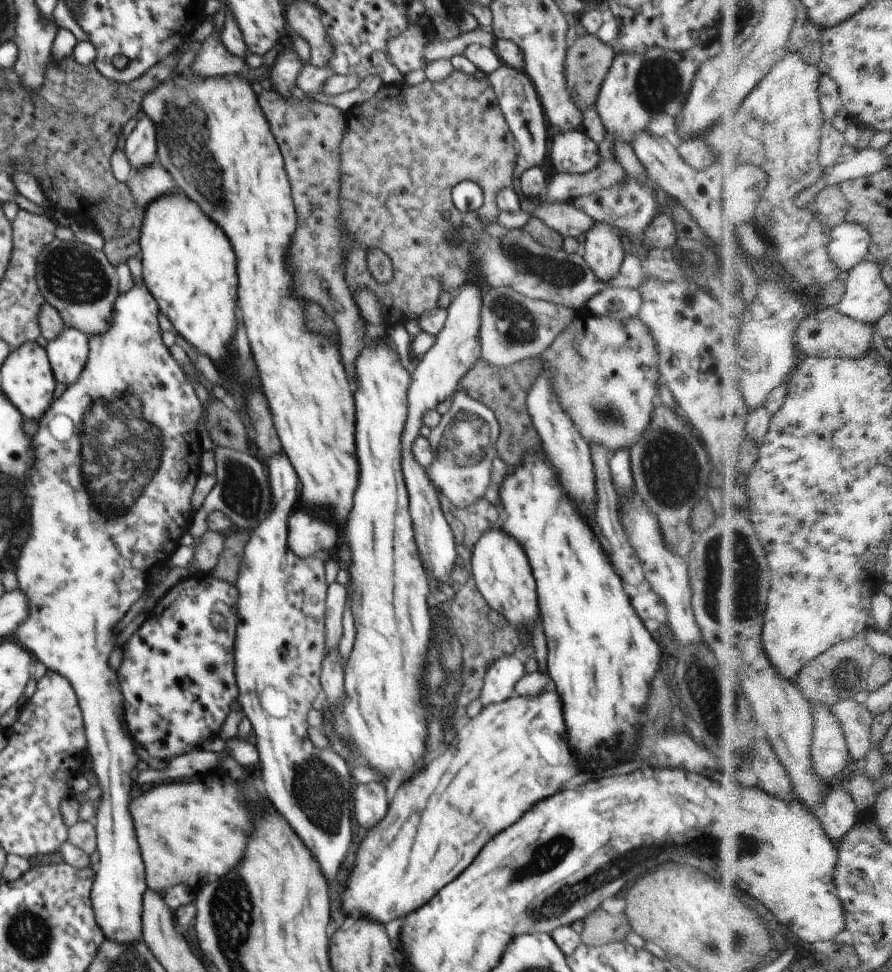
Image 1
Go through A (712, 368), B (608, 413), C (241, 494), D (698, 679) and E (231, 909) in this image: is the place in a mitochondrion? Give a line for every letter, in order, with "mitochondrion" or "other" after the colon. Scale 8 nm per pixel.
A: other
B: mitochondrion
C: mitochondrion
D: mitochondrion
E: mitochondrion

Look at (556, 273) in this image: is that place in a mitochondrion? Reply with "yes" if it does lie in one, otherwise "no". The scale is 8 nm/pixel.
yes

